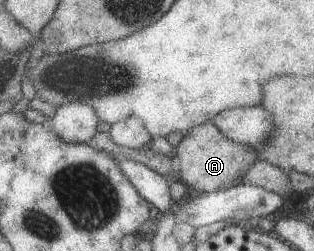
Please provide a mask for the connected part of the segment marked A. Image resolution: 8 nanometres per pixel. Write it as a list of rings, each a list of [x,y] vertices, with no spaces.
[[[211,122],[198,125],[194,132],[176,147],[177,172],[176,176],[184,182],[192,194],[213,193],[240,185],[248,169],[258,160],[257,150],[250,145],[238,144],[227,139],[222,131]]]

